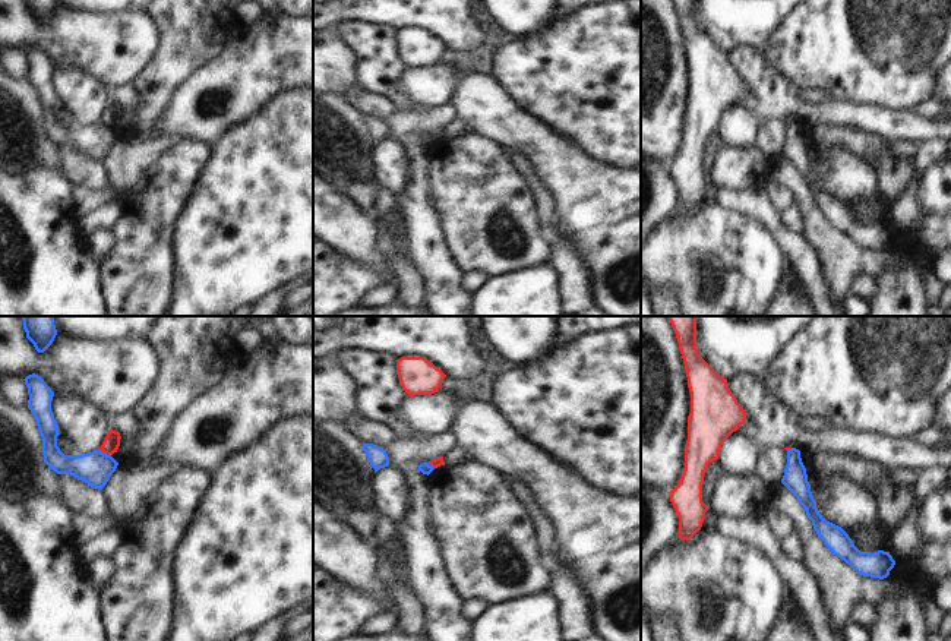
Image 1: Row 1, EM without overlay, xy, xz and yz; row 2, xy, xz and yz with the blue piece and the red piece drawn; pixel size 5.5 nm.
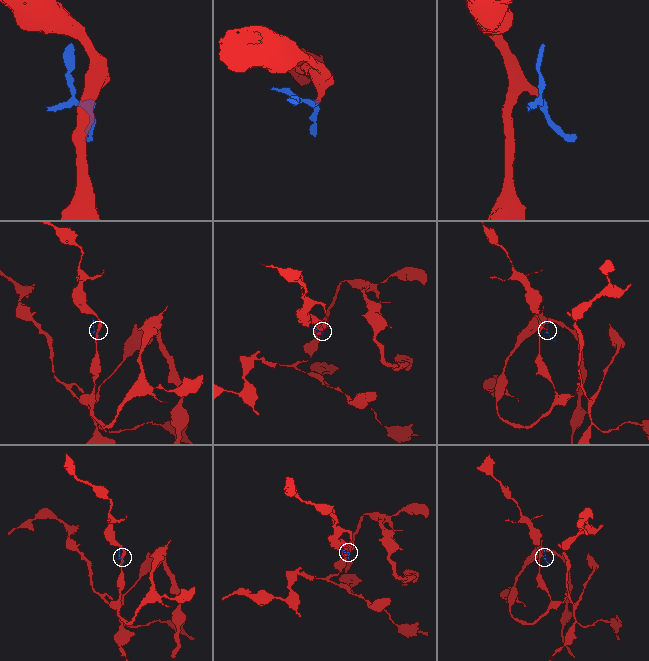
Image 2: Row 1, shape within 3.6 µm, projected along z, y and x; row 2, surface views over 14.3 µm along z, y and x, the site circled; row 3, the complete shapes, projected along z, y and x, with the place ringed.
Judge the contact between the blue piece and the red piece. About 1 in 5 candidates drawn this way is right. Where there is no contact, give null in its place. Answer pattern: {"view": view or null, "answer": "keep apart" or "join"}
{"view": "xy", "answer": "keep apart"}

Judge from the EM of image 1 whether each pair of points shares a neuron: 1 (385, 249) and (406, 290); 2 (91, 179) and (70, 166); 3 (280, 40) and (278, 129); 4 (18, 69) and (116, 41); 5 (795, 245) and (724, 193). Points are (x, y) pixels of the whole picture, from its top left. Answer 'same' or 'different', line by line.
1: same
2: same
3: different
4: different
5: same

